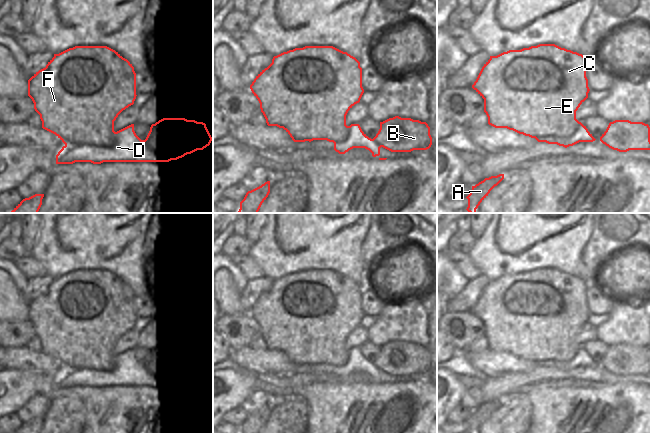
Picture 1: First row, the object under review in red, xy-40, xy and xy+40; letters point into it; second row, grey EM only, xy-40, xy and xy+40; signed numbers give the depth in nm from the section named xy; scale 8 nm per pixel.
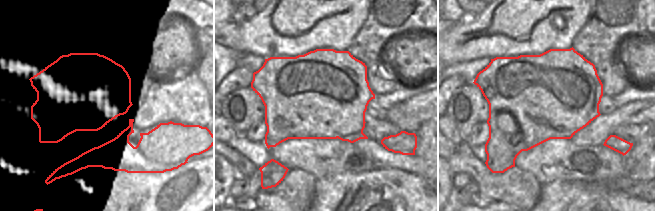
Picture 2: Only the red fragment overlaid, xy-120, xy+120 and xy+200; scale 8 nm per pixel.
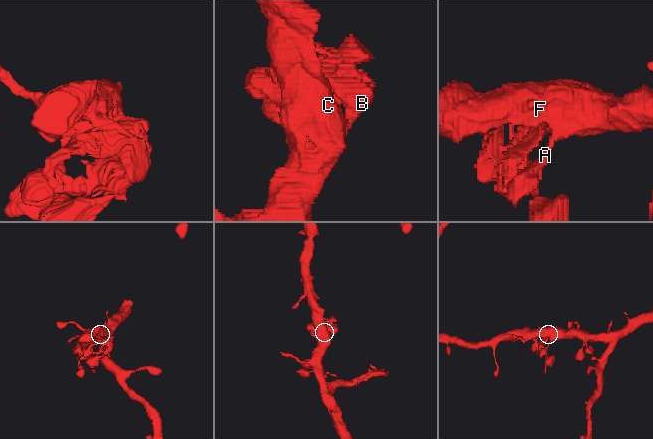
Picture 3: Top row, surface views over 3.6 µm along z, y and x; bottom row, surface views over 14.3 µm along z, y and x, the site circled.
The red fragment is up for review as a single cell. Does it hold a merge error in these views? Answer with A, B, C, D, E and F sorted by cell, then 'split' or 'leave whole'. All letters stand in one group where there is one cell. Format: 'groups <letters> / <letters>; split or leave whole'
groups A B D / C E F; split

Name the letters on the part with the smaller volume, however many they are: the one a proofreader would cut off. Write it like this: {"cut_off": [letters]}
{"cut_off": ["A", "B", "D"]}

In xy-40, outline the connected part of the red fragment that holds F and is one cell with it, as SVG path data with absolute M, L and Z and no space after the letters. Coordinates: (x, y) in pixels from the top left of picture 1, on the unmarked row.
M75 270L54 278L46 291L28 304L28 320L40 339L42 352L55 358L66 370L77 370L76 360L83 356L109 358L114 354L118 339L136 323L136 297L127 283L107 270Z

